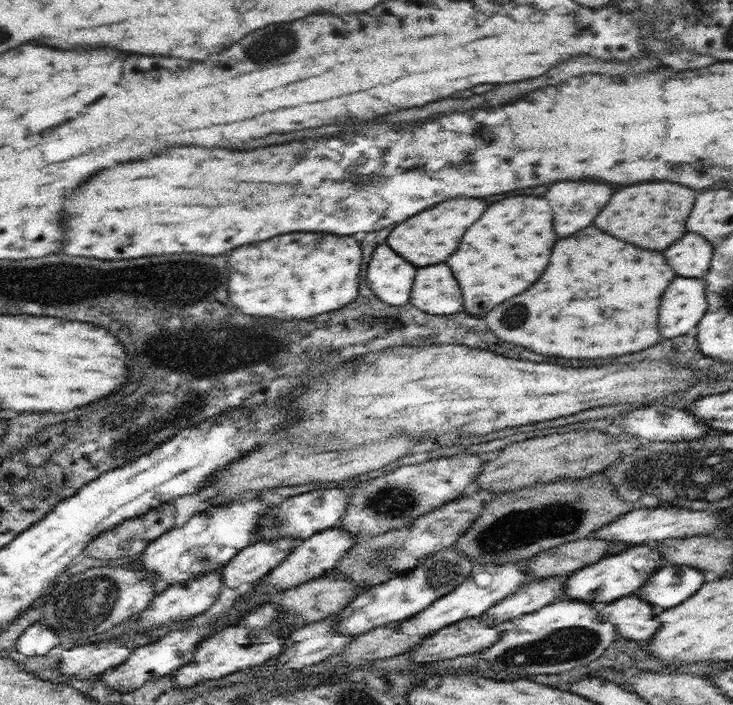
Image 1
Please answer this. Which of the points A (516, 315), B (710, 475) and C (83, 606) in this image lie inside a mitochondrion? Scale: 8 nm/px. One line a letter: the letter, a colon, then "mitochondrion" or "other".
A: mitochondrion
B: mitochondrion
C: mitochondrion

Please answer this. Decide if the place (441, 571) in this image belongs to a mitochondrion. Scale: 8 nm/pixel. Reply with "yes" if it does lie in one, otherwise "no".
yes

